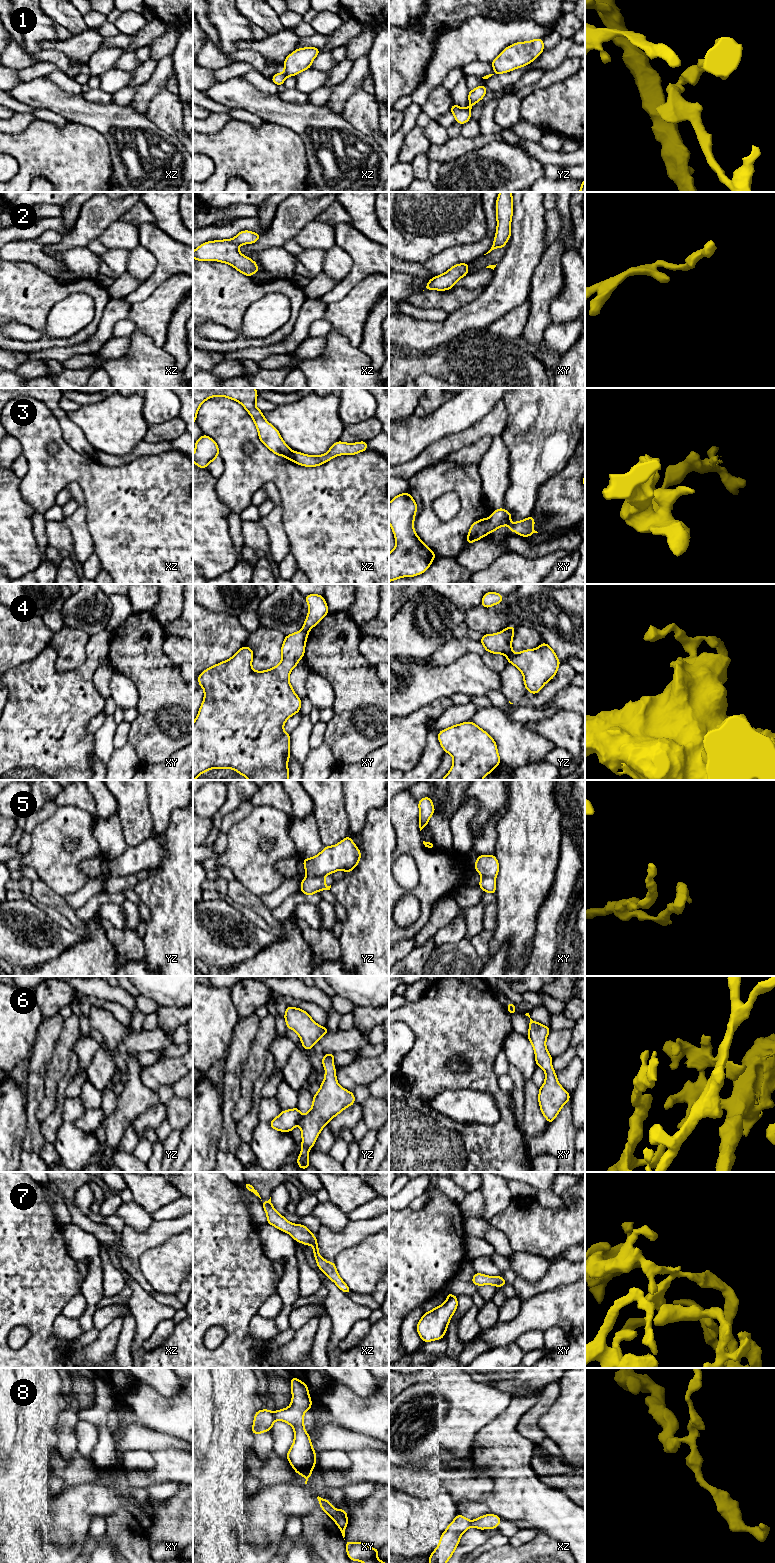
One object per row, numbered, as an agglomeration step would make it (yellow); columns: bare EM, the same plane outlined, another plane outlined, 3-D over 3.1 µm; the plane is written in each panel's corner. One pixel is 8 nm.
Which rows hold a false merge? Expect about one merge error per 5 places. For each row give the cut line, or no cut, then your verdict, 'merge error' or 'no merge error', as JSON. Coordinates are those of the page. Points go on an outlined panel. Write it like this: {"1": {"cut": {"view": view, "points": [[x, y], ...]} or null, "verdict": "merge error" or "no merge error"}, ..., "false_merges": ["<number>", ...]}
{"1": {"cut": null, "verdict": "no merge error"}, "2": {"cut": null, "verdict": "no merge error"}, "3": {"cut": null, "verdict": "no merge error"}, "4": {"cut": {"view": "xy", "points": [[302, 629], [307, 633]]}, "verdict": "merge error"}, "5": {"cut": {"view": "yz", "points": [[306, 875], [324, 876]]}, "verdict": "merge error"}, "6": {"cut": null, "verdict": "no merge error"}, "7": {"cut": null, "verdict": "no merge error"}, "8": {"cut": {"view": "xy", "points": [[273, 1412], [276, 1419]]}, "verdict": "merge error"}, "false_merges": ["4", "5", "8"]}

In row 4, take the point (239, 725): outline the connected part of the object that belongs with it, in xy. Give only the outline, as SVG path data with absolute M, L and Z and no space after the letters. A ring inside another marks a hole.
M303 630L286 635L282 660L271 669L254 671L254 653L244 645L230 659L199 674L204 699L193 722L193 780L209 769L235 769L248 780L288 780L291 744L283 727L301 708L289 676L304 656L307 638Z

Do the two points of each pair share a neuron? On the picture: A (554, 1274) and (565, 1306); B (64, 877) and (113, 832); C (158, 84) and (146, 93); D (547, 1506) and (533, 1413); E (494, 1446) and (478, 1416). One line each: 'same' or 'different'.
A: different
B: different
C: same
D: different
E: different

